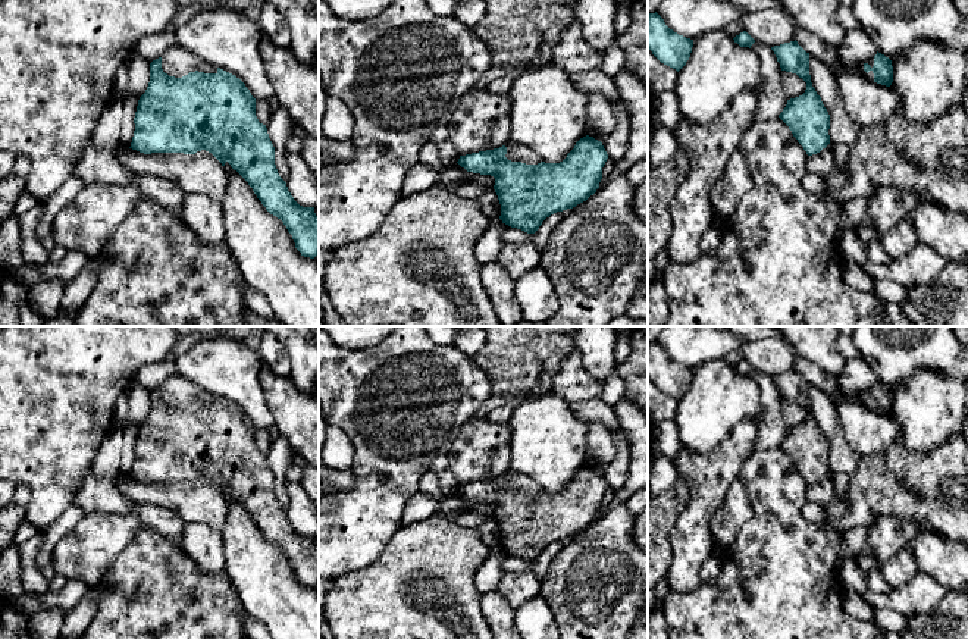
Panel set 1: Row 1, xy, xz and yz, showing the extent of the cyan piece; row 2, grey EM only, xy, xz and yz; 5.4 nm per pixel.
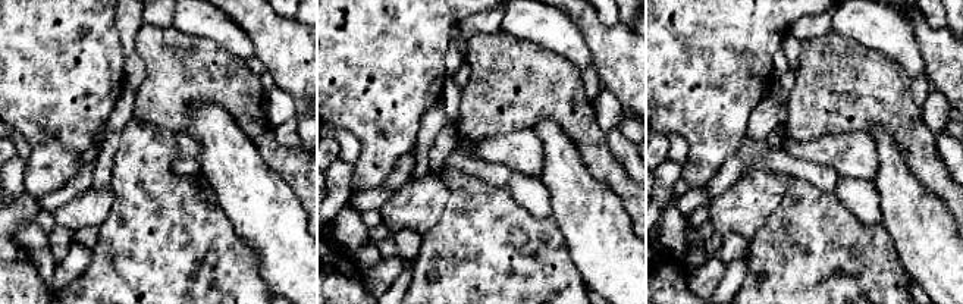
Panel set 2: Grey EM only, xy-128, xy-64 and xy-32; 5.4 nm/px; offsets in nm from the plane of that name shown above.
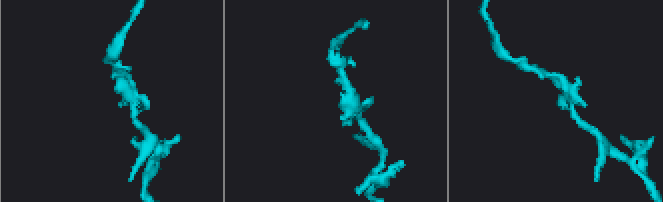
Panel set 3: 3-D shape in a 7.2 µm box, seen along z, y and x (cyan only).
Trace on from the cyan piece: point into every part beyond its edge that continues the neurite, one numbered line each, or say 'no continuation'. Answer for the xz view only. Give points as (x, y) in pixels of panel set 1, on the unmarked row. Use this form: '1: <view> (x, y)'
no continuation

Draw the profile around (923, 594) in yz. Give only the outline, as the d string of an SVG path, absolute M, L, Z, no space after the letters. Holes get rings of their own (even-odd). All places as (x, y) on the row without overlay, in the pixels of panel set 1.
M918 571L917 576L902 588L887 593L874 593L868 589L862 593L862 598L871 608L890 608L909 618L918 614L928 614L937 608L947 592L949 591L931 576Z

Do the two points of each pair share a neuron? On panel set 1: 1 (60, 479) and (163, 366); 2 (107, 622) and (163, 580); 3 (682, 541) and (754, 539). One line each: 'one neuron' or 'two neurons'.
1: two neurons
2: one neuron
3: two neurons

